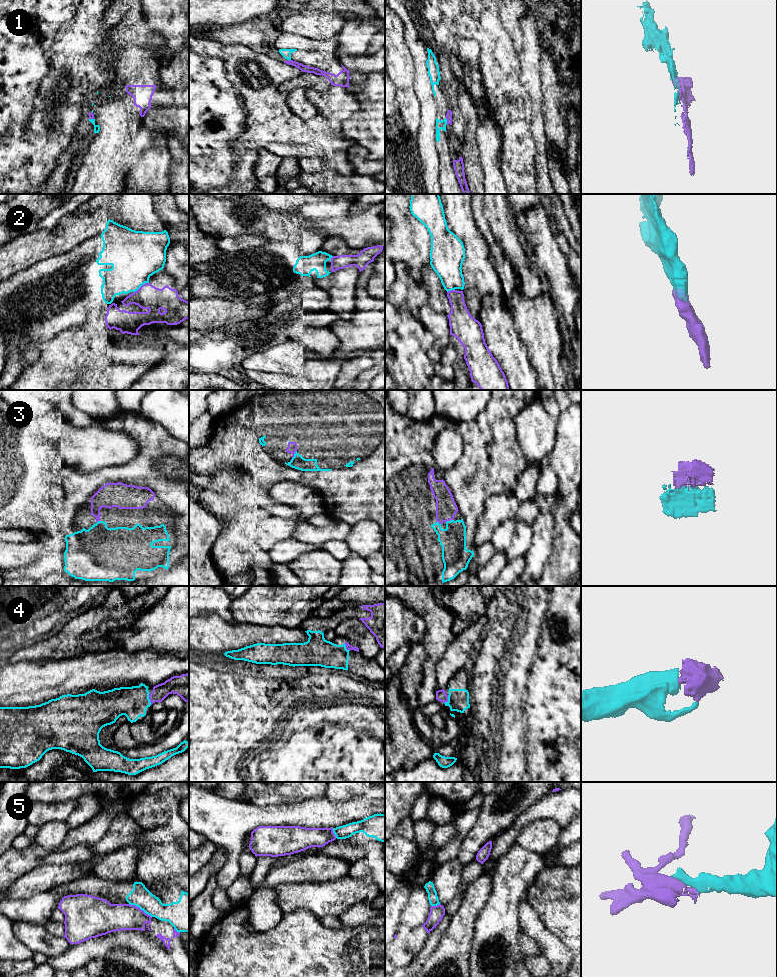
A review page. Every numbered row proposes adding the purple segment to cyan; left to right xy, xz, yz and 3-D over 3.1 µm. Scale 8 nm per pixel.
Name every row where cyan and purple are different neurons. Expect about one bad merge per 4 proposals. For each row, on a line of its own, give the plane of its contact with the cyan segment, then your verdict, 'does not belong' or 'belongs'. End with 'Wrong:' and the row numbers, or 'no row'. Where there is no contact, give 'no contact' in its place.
1: yz | belongs
2: xy | does not belong
3: xz | belongs
4: yz | belongs
5: xy | does not belong
Wrong: 2, 5

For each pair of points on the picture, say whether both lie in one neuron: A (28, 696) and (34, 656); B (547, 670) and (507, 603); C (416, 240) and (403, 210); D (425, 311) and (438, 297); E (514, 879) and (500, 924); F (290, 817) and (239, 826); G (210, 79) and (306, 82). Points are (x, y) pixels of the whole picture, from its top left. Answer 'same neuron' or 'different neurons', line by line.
A: different neurons
B: different neurons
C: same neuron
D: different neurons
E: same neuron
F: same neuron
G: different neurons

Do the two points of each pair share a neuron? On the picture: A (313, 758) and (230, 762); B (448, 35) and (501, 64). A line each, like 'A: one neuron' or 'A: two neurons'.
A: two neurons
B: one neuron

